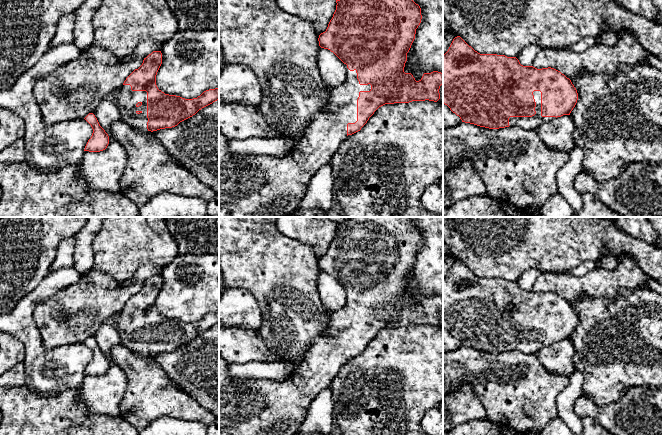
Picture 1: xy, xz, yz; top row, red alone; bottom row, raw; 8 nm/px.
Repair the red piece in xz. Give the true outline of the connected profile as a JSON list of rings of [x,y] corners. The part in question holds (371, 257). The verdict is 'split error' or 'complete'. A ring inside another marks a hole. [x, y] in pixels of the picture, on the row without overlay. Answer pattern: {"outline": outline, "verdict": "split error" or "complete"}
{"outline": [[[353,217],[350,220],[336,224],[336,234],[330,244],[325,256],[319,259],[319,270],[333,276],[344,288],[347,294],[345,306],[330,315],[329,324],[322,336],[318,337],[314,346],[309,351],[308,356],[303,364],[300,365],[298,371],[290,377],[283,380],[253,378],[246,382],[237,384],[230,379],[228,363],[219,354],[219,435],[295,435],[299,426],[305,420],[308,407],[317,394],[324,388],[330,387],[330,383],[338,373],[341,366],[346,360],[352,359],[361,354],[367,347],[374,336],[385,328],[409,327],[412,325],[434,325],[440,323],[439,313],[443,308],[443,298],[438,295],[424,297],[419,305],[416,305],[411,297],[405,297],[404,291],[407,285],[407,277],[415,263],[416,253],[421,247],[421,232],[412,223],[411,217]]], "verdict": "split error"}

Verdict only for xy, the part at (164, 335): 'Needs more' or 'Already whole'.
Needs more

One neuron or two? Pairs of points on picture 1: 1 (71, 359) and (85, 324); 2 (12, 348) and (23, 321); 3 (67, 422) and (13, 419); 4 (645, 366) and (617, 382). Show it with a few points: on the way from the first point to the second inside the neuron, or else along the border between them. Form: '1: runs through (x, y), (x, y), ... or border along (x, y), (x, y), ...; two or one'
1: border along (83, 342), (59, 345), (54, 348); two
2: border along (10, 334), (14, 335), (23, 344), (24, 359); two
3: runs through (54, 422), (30, 422), (26, 419); one
4: runs through (638, 366), (633, 366), (624, 375); one

